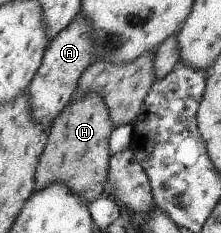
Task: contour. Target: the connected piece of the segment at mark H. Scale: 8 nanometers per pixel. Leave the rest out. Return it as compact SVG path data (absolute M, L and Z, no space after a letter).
M87 91L82 95L76 93L49 125L47 140L34 172L34 190L42 189L46 184L59 181L67 185L72 193L79 195L88 205L95 198L102 196L109 158L107 141L113 130L102 96L95 91Z

